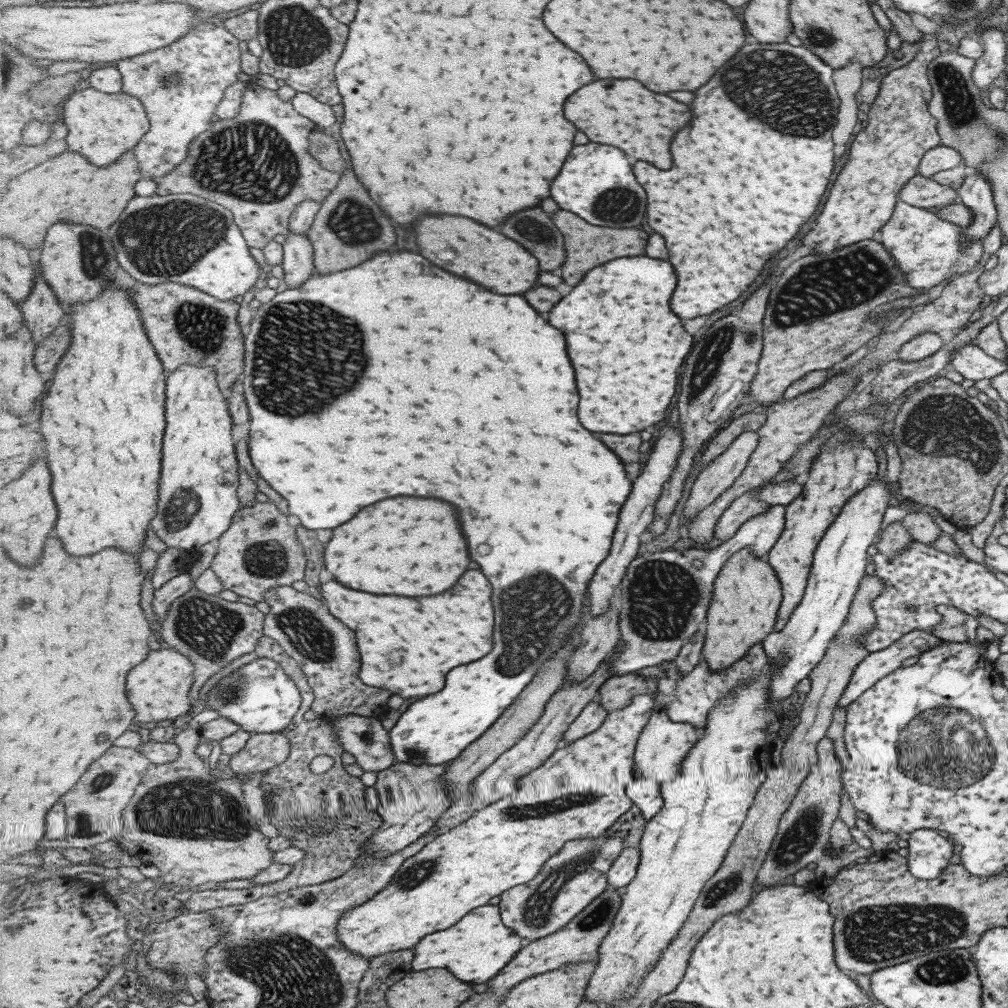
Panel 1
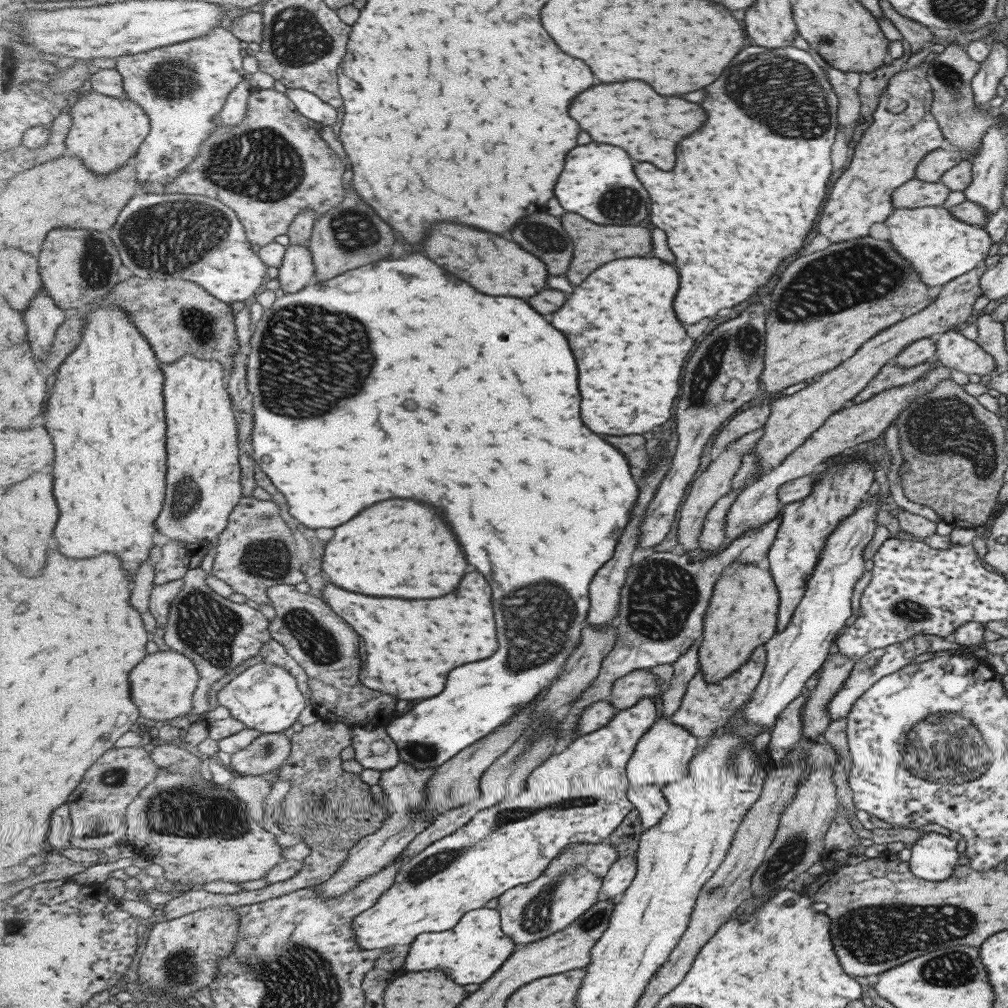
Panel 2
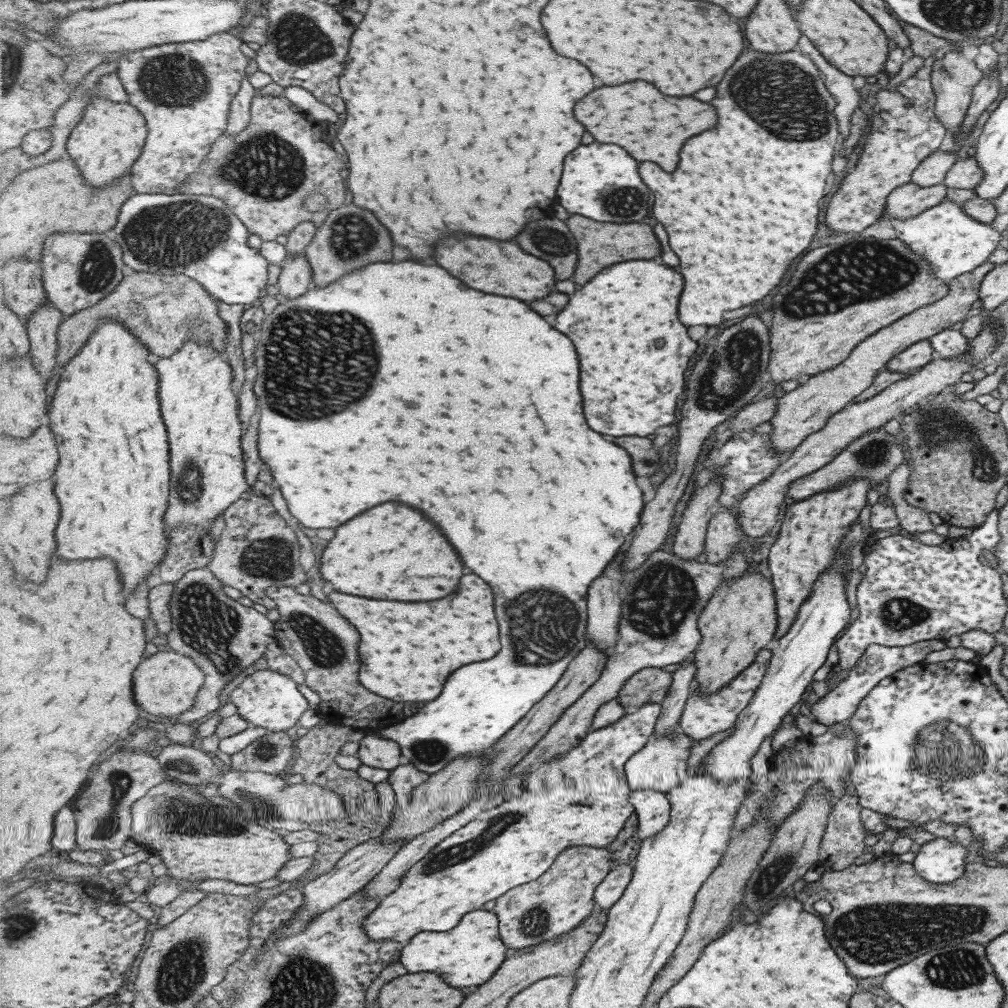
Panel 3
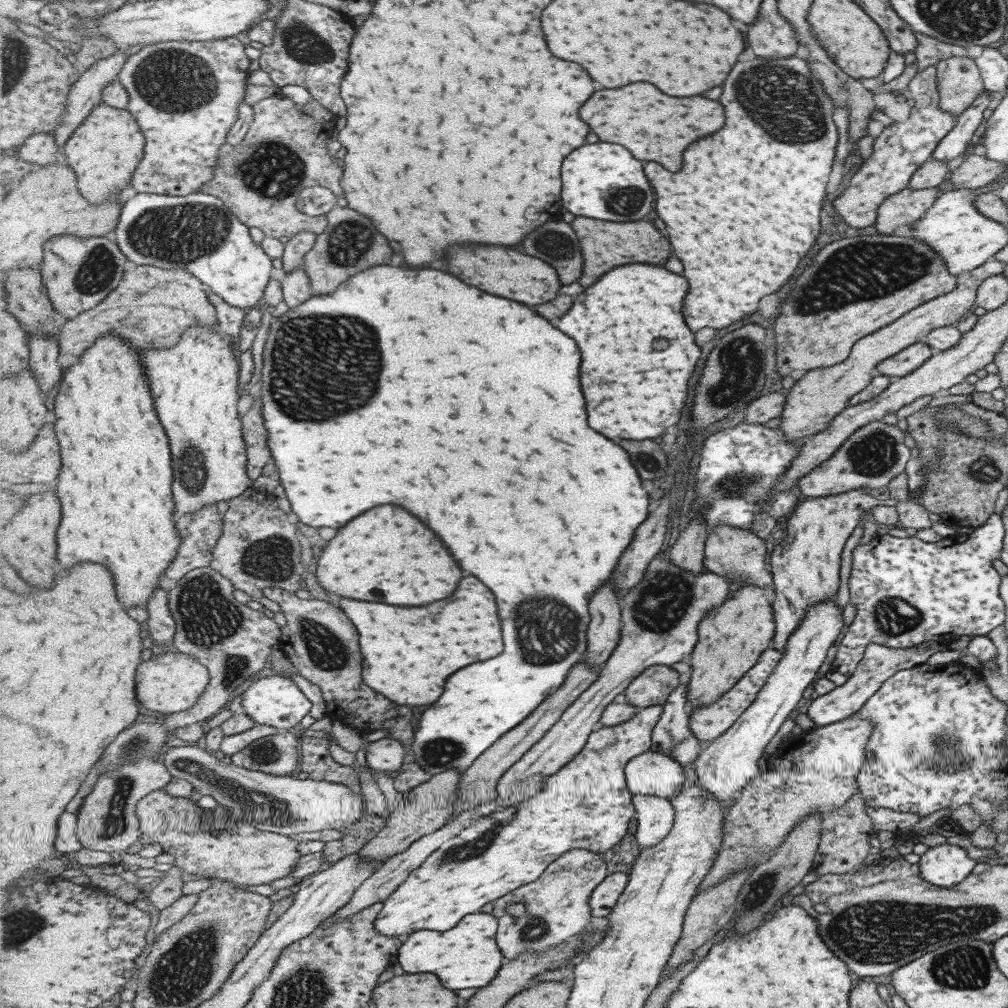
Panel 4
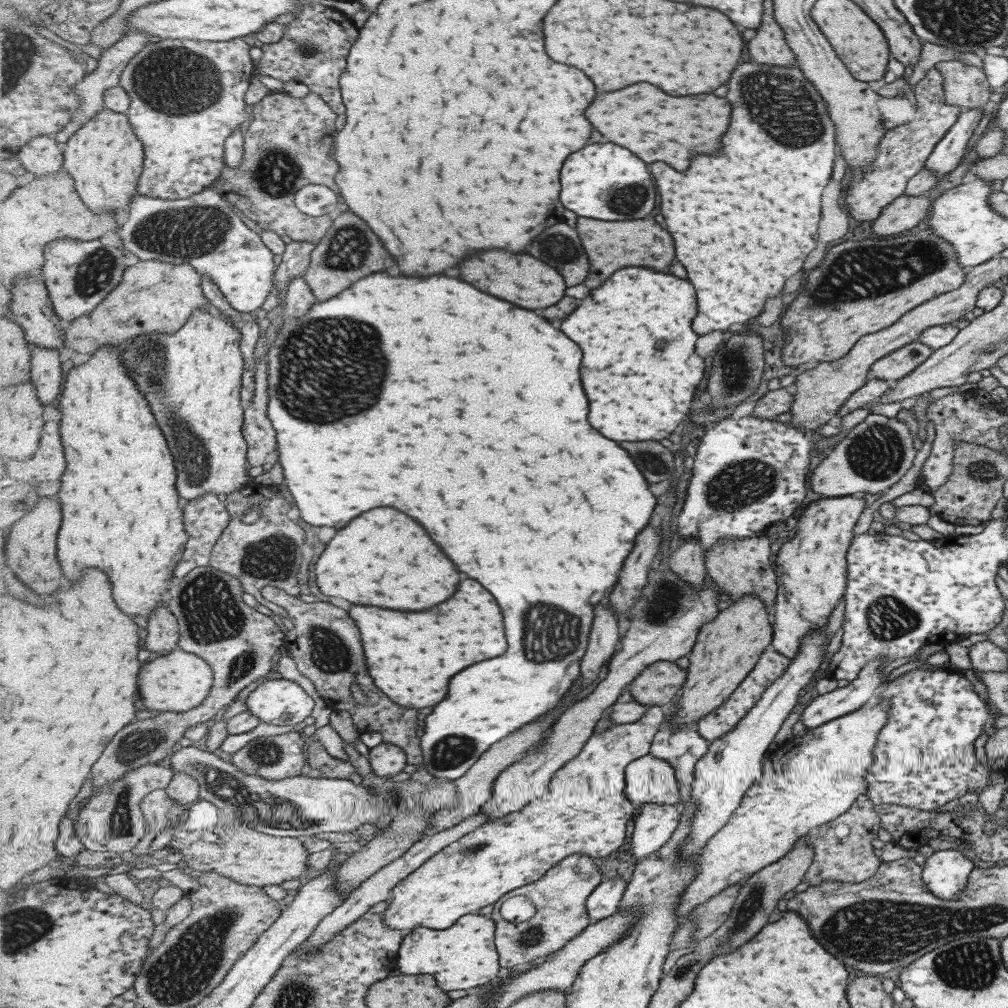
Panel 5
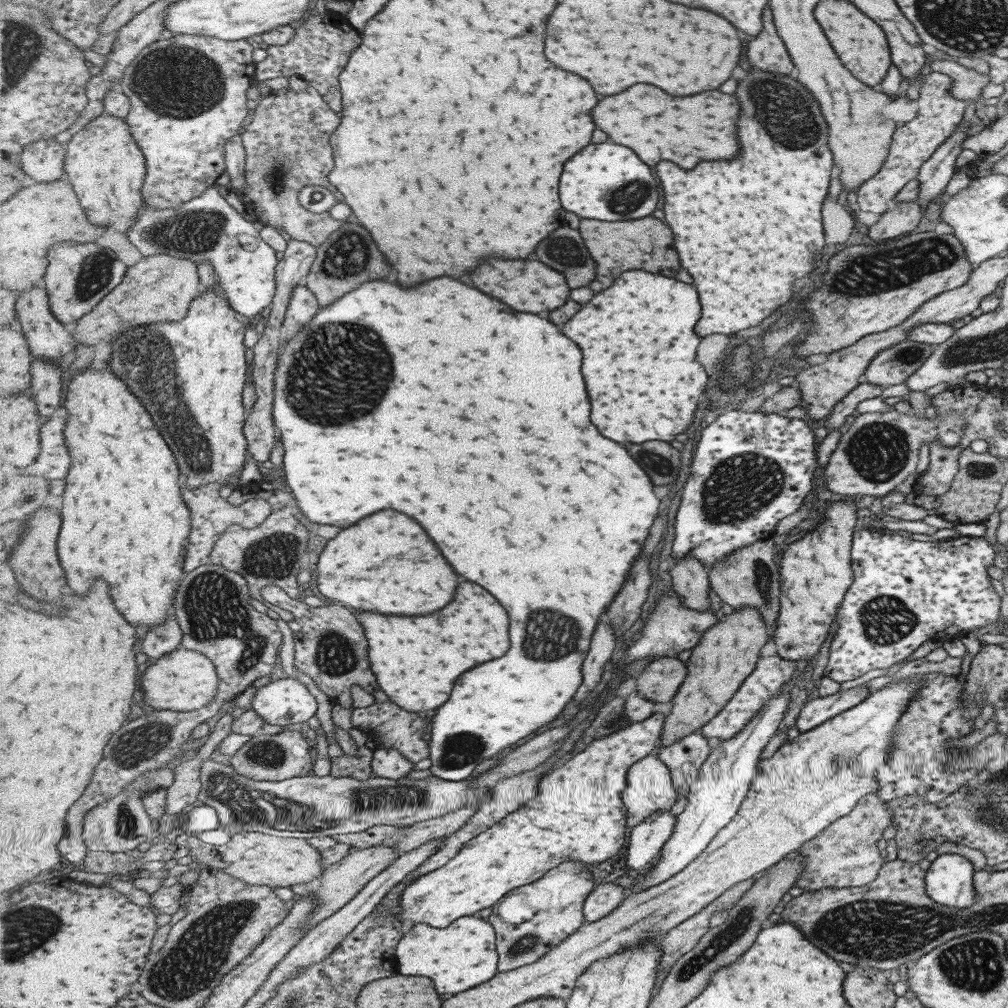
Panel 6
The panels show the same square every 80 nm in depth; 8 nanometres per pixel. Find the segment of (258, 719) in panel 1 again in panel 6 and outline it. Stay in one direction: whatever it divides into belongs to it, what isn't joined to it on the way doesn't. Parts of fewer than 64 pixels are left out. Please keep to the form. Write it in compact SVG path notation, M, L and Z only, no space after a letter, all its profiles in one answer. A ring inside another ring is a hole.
M287 677L260 688L252 700L252 708L265 722L287 727L313 718L319 705L306 684Z

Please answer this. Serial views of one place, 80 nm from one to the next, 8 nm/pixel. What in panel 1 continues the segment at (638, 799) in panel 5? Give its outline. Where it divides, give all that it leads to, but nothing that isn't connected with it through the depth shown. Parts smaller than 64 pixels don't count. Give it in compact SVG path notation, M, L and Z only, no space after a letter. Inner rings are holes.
M656 709L638 740L635 776L641 779L653 779L661 784L672 781L680 775L681 763L701 736L701 730L694 727L694 724L673 722L665 710Z

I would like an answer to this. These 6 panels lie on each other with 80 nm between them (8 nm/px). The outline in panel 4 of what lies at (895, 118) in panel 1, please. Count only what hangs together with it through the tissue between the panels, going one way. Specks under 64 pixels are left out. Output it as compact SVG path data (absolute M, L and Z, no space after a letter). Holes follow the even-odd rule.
M934 65L926 66L916 72L909 80L906 95L910 102L910 113L905 121L892 123L883 127L881 133L874 138L869 158L863 159L858 170L849 178L847 190L843 190L831 204L833 212L837 214L847 226L851 228L865 228L873 225L878 206L887 198L903 190L917 170L937 146L937 143L953 128L954 119L948 112L938 109L938 92L935 84Z

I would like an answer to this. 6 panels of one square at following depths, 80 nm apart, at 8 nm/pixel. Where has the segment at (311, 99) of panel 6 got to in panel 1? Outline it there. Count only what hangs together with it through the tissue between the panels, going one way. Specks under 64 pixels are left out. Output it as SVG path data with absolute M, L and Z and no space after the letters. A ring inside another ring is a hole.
M255 81L247 82L241 112L231 120L215 122L211 132L203 132L191 146L191 156L171 176L163 176L163 180L155 178L157 195L189 192L224 206L231 204L247 244L263 248L275 236L288 234L291 215L299 203L316 200L322 204L341 180L339 172L321 168L307 152L307 136L315 126L313 120L297 112L291 100L283 101L274 90L263 88ZM263 124L271 124L271 128ZM245 190L249 192L245 194ZM231 196L235 202L227 200Z

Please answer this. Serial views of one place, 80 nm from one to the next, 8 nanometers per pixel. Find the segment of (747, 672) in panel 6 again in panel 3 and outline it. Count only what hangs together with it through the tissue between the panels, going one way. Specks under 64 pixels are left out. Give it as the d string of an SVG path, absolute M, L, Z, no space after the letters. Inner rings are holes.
M755 572L739 575L719 587L706 609L701 613L699 628L703 632L703 644L698 646L697 651L692 655L698 666L694 687L710 695L737 679L755 662L758 652L767 648L776 637L777 601L774 597L773 585L768 579Z

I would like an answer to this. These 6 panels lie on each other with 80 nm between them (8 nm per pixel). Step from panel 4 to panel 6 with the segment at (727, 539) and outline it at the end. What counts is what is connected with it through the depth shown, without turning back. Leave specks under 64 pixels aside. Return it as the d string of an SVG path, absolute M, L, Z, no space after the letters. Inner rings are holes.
M773 538L756 540L753 544L732 552L726 559L717 561L714 567L708 568L712 588L721 600L735 610L755 607L763 617L763 624L766 624L768 636L772 639L778 612L781 610L781 602L778 600L781 594L781 577L778 567L773 563L774 552Z

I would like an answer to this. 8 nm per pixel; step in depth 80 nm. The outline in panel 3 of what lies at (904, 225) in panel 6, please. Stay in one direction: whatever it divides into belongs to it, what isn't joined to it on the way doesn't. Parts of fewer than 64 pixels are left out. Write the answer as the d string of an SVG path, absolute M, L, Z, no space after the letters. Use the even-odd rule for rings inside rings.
M909 181L894 188L885 201L885 208L879 219L905 220L931 208L945 199L946 186L941 182L933 186L917 186Z

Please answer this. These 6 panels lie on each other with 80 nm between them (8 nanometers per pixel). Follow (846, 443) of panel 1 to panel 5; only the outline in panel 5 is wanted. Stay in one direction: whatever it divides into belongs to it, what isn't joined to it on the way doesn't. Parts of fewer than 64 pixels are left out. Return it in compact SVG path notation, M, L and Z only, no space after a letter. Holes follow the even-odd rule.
M851 495L810 502L796 519L793 537L778 548L774 567L779 590L770 614L773 623L770 643L775 652L794 657L807 635L826 626L827 617L845 590L846 552L852 541L851 530L864 504L863 497Z

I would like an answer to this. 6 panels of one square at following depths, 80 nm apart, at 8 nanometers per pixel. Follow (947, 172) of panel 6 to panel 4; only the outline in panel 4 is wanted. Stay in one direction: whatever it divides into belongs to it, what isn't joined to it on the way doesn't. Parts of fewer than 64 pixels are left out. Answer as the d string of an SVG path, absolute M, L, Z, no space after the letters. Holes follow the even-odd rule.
M981 91L955 119L953 128L937 143L931 159L937 159L946 164L949 160L963 154L983 125L983 110L992 104L989 91Z

